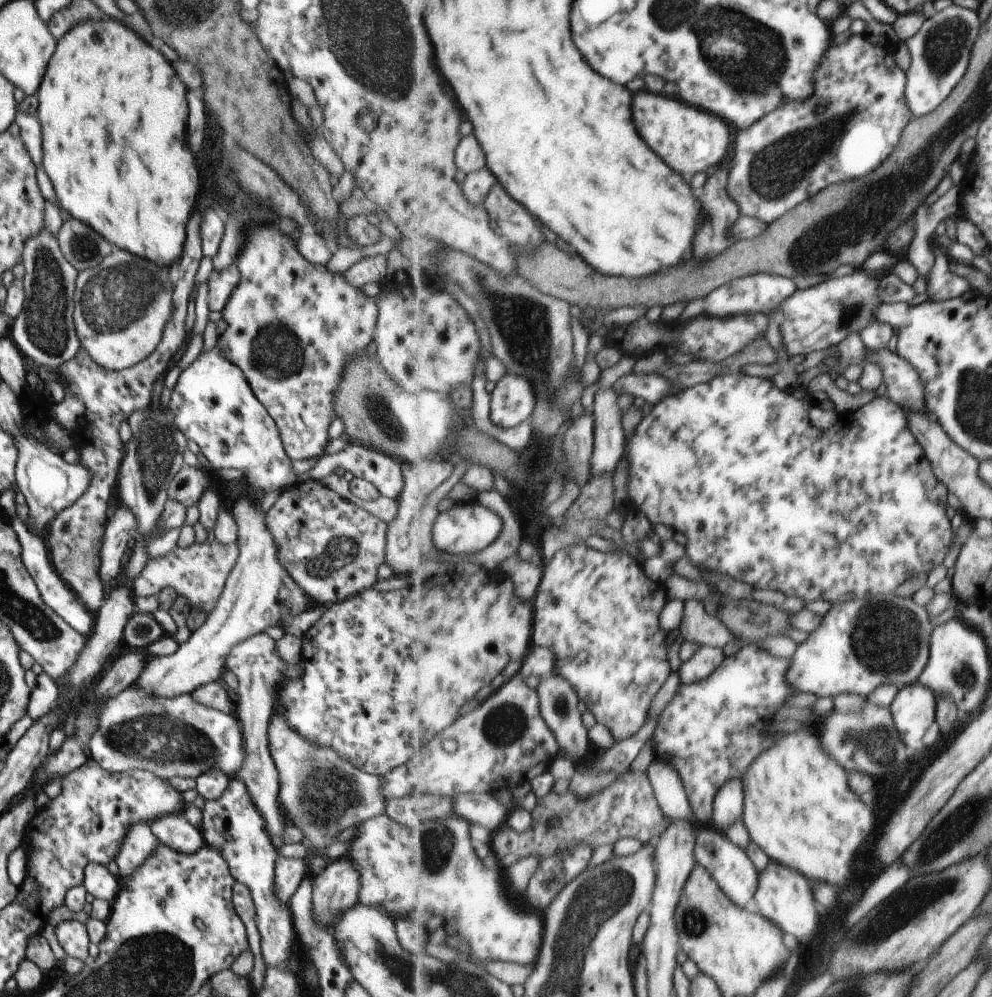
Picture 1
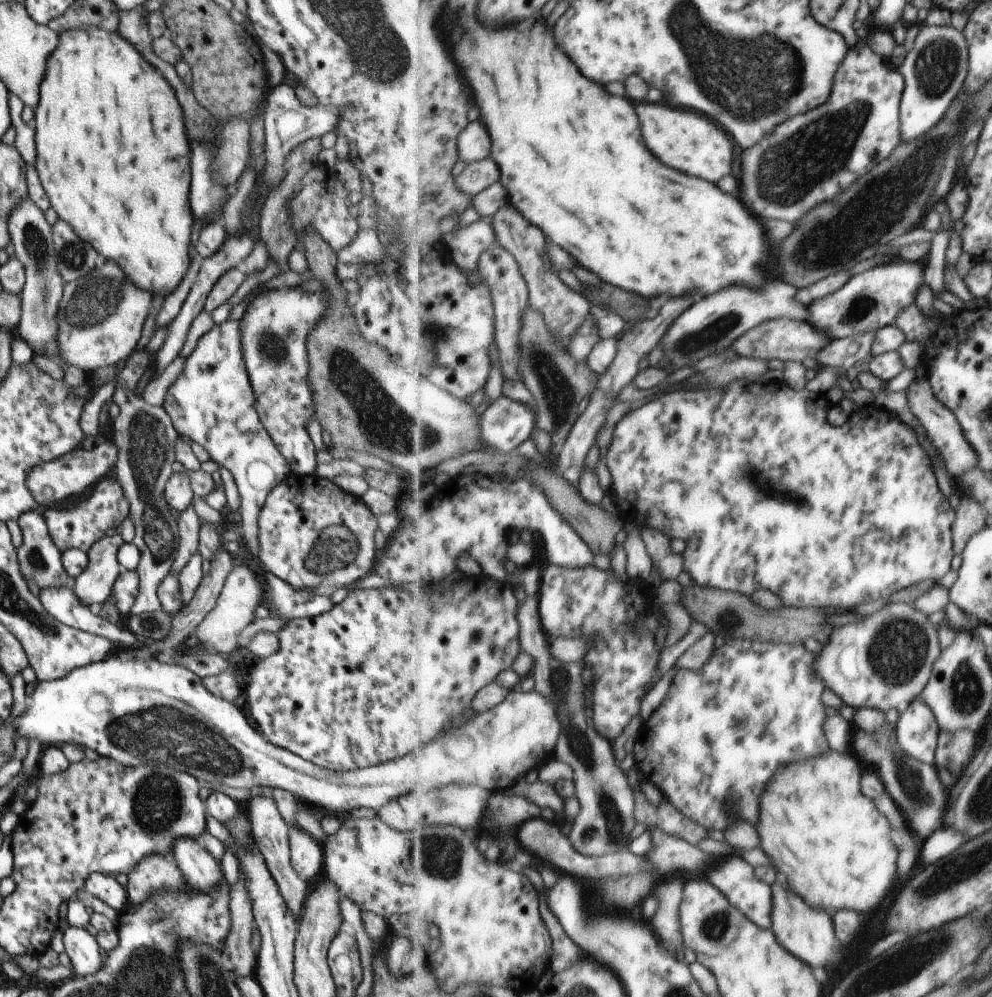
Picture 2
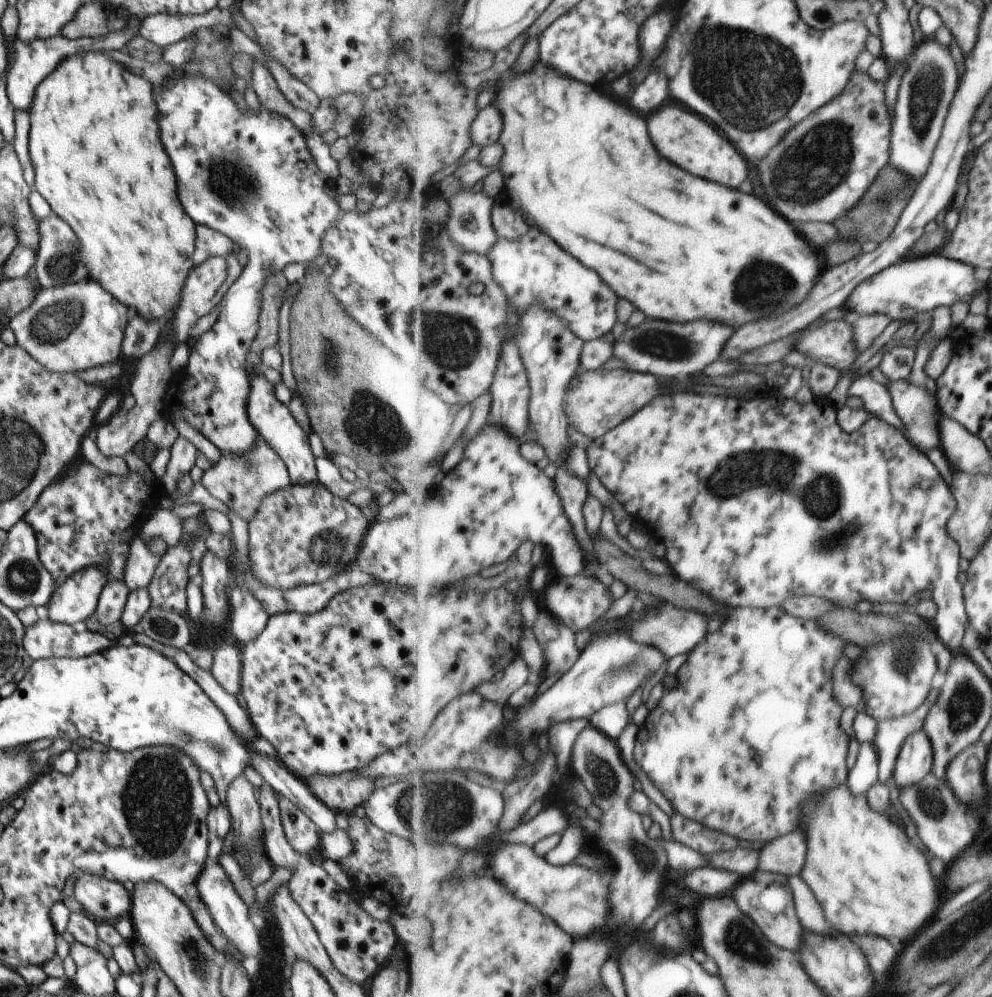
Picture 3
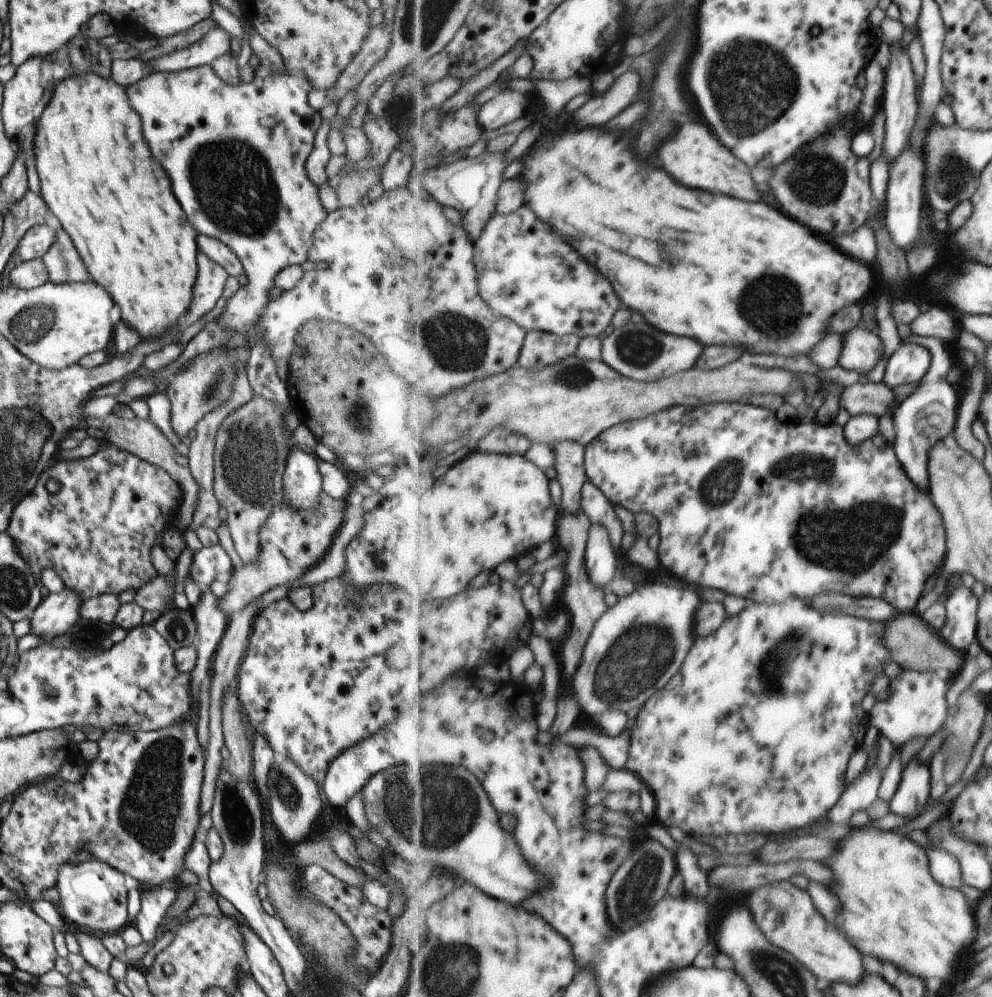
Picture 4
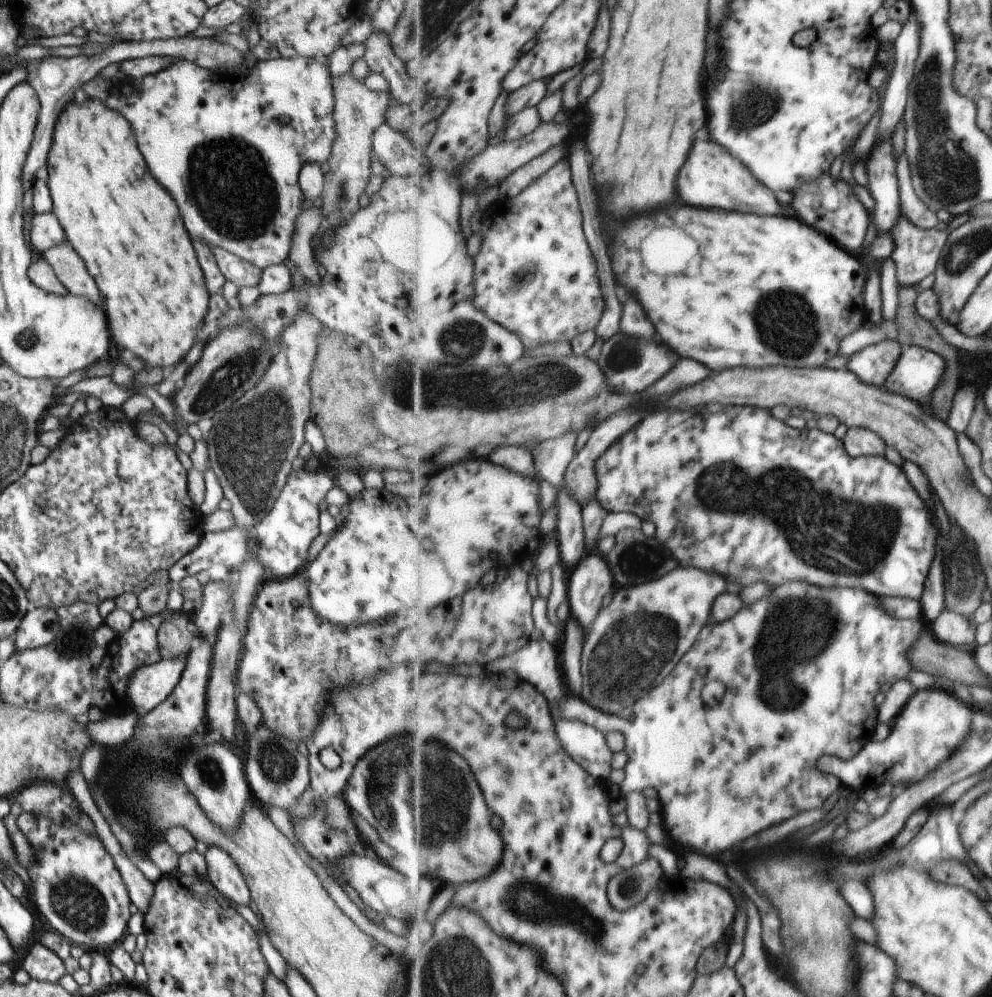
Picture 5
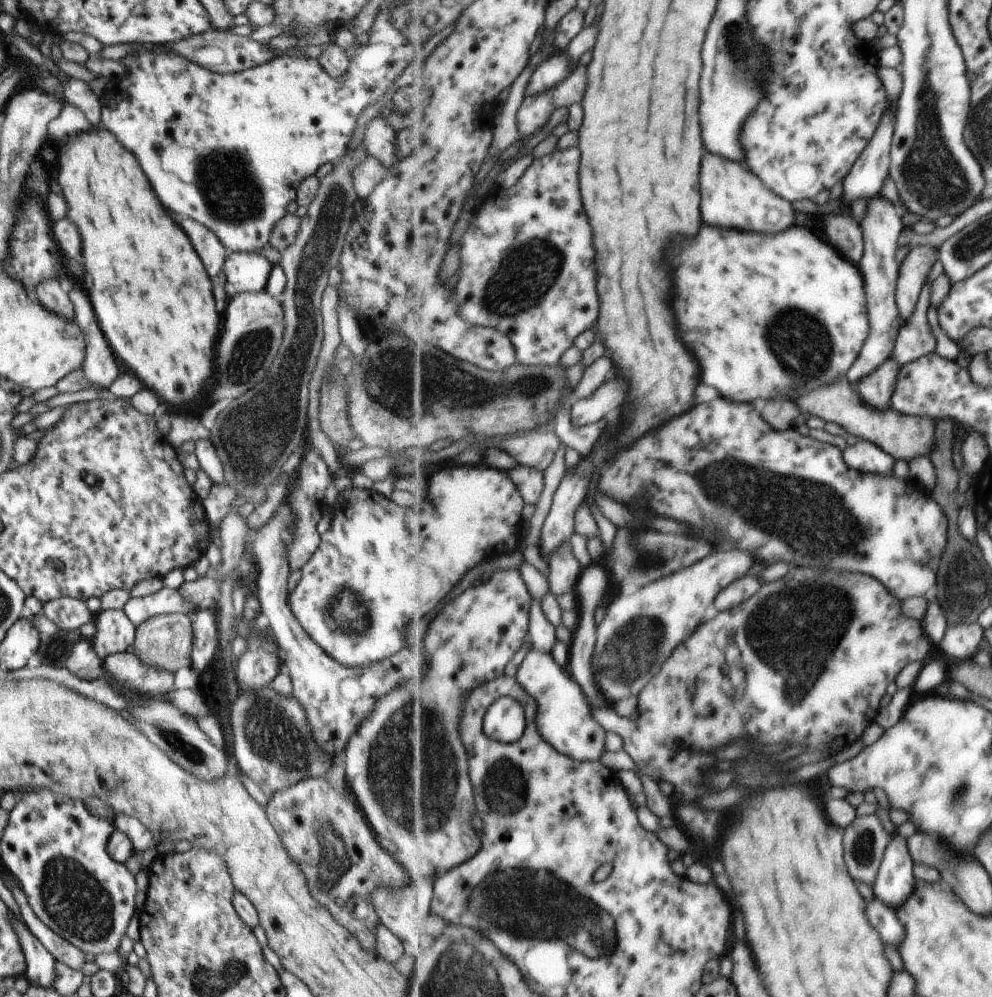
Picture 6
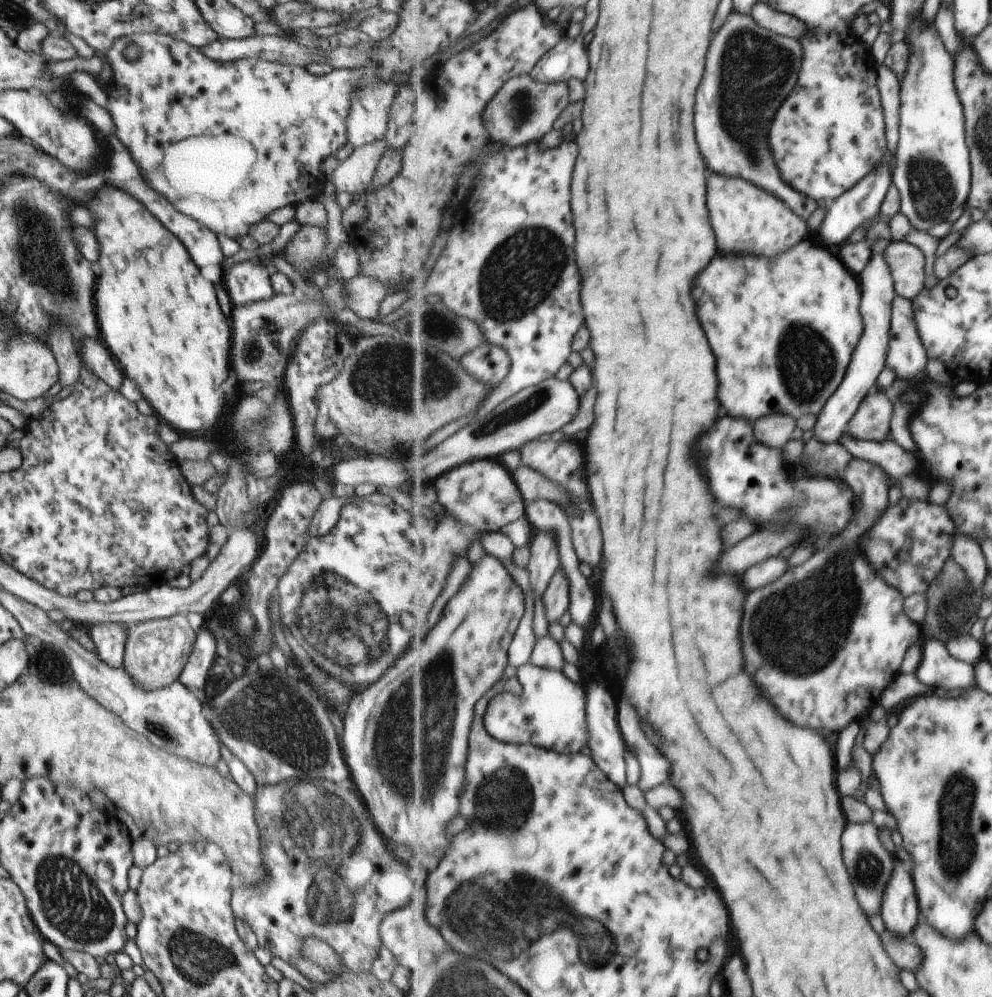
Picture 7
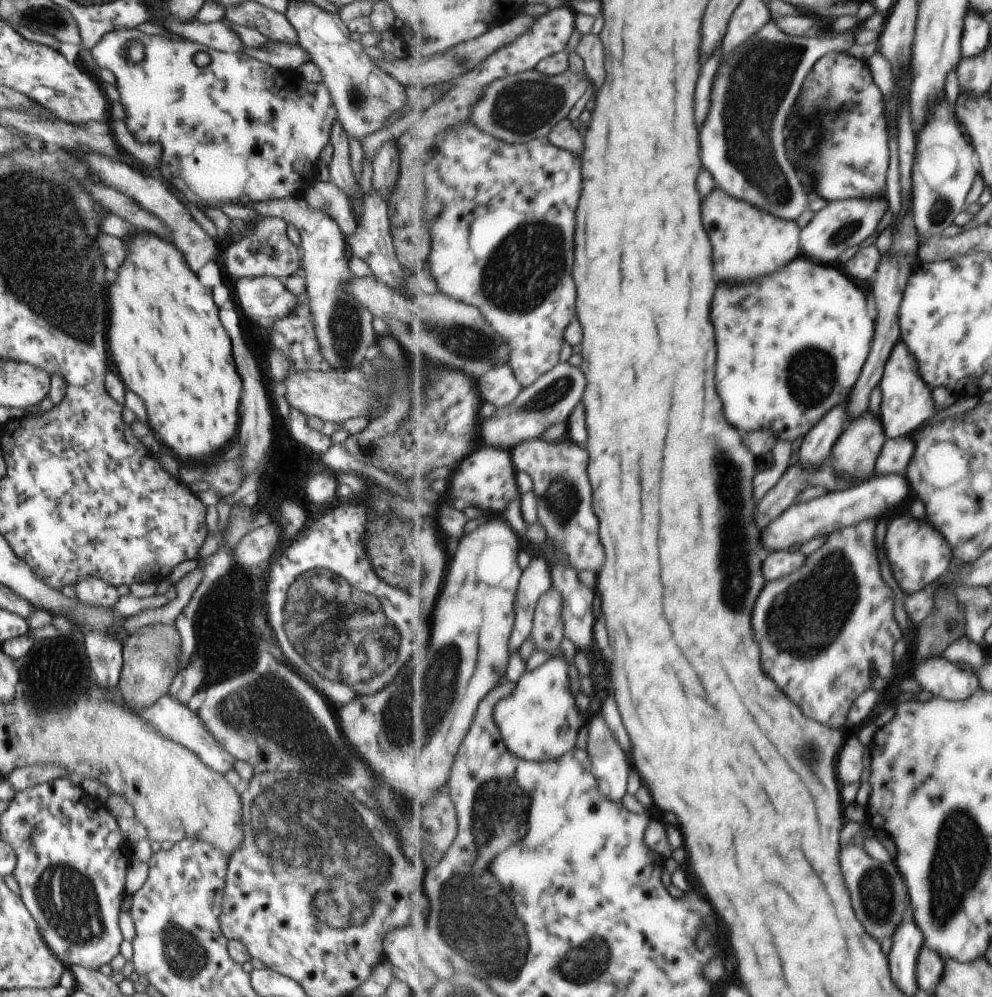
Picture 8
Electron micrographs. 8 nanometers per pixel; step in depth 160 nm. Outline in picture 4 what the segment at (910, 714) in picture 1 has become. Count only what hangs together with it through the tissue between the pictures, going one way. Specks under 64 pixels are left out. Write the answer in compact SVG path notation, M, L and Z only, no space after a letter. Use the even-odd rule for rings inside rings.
M909 762L902 772L900 787L891 800L892 812L903 816L919 816L931 792L929 766Z

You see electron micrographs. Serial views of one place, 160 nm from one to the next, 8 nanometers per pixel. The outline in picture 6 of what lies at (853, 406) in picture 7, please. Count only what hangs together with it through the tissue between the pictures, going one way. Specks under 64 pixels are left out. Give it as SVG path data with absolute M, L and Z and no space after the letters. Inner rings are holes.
M880 193L868 200L866 213L861 221L863 222L866 251L860 265L864 274L866 293L868 294L868 315L871 330L861 354L846 374L856 390L861 379L871 375L876 368L879 368L881 364L891 358L896 346L899 332L899 329L896 328L896 318L900 314L896 292L900 262L897 262L895 252L897 252L899 247L902 230L906 227L903 224L903 218L901 218L897 208L895 208L895 204L889 198L883 198Z

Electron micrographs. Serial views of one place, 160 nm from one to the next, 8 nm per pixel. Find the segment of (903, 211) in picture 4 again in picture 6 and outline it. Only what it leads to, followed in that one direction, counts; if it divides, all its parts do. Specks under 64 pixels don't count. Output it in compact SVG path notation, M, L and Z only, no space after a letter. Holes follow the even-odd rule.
M916 246L909 250L900 263L900 273L897 285L896 299L900 314L905 318L913 316L921 288L925 286L927 274L940 260L940 250L936 246Z

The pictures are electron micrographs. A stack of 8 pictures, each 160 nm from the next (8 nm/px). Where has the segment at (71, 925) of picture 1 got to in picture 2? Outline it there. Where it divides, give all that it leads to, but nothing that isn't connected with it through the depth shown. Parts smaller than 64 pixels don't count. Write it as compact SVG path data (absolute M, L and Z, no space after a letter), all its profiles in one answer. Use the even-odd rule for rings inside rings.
M67 927L62 932L64 952L70 960L71 970L84 977L96 973L101 966L99 945L94 936L89 935L84 928Z

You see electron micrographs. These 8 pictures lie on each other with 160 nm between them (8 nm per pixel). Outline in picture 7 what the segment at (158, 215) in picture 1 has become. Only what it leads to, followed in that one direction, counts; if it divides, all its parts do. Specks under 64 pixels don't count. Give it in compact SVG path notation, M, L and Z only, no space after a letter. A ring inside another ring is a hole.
M105 186L101 188L87 204L85 208L91 212L93 216L93 226L91 226L91 232L95 234L97 238L97 246L99 246L99 268L101 268L101 274L97 276L95 280L95 292L93 292L93 302L95 302L95 318L97 318L98 335L101 344L106 350L119 362L121 366L121 372L125 378L133 380L133 384L139 388L139 392L143 394L143 400L147 404L151 404L151 410L158 420L167 424L172 430L175 428L175 432L185 433L193 435L195 432L201 432L204 430L211 430L219 418L221 418L221 412L223 412L223 390L221 390L221 384L223 380L227 378L229 374L229 360L227 360L227 354L229 354L229 328L227 328L227 322L217 306L217 300L215 300L215 288L213 284L209 284L201 274L199 270L195 268L195 264L189 260L185 248L181 246L181 242L171 234L167 232L145 208L141 202L137 202L135 198L131 198L129 194L125 194L123 190L117 190L113 186Z

